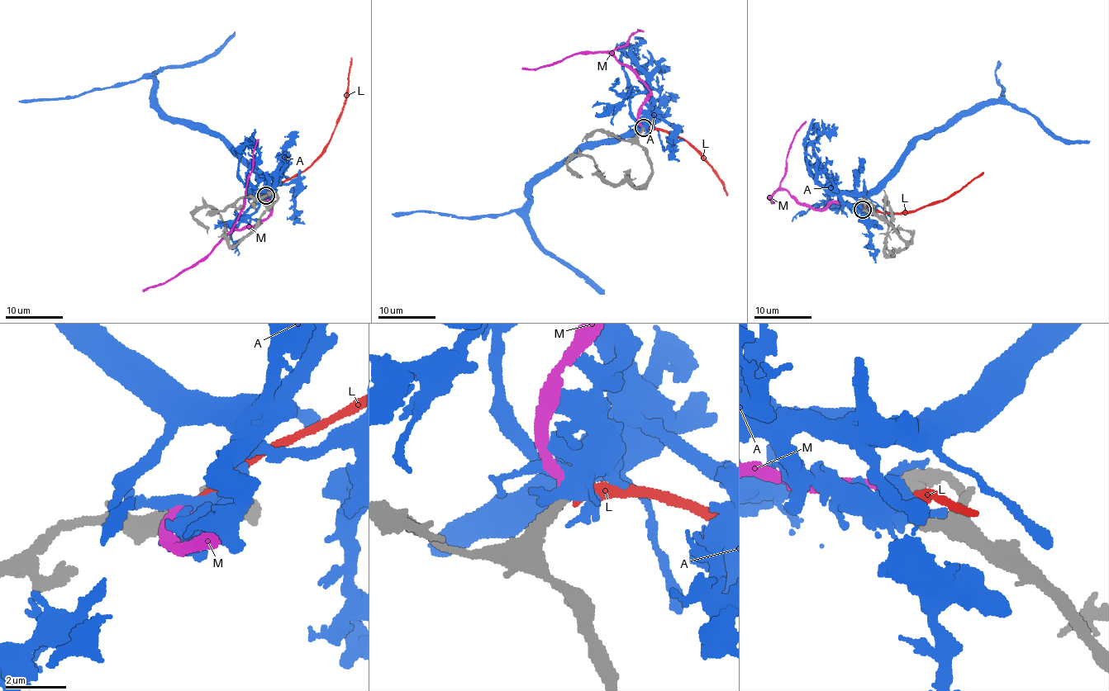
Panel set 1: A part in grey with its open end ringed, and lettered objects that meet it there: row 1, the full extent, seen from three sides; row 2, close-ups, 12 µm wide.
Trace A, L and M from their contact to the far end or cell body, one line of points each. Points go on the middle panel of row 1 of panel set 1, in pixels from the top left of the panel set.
A: (643, 128), (654, 101), (653, 114), (625, 133), (581, 146), (509, 212), (392, 215)
L: (643, 128), (671, 132), (699, 153), (728, 194)
M: (643, 127), (639, 108), (650, 92), (647, 85), (611, 54), (582, 52), (543, 67), (522, 68)

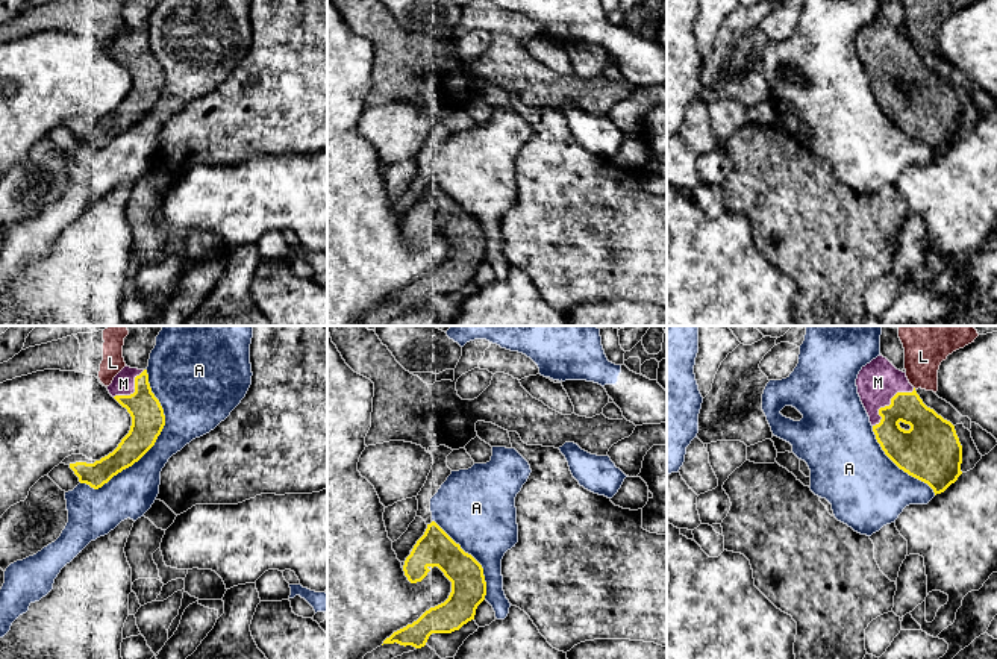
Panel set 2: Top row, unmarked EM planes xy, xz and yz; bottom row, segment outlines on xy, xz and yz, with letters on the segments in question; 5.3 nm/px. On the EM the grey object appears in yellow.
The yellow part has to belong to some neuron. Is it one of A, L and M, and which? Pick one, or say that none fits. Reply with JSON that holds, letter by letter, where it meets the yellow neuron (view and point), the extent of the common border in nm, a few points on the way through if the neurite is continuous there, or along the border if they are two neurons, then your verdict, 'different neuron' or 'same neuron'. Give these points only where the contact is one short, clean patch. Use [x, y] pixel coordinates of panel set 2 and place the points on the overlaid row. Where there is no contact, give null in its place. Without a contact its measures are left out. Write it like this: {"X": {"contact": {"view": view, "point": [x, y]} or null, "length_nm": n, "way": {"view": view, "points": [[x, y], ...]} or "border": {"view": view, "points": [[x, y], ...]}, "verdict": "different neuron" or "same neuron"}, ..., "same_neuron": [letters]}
{"A": {"contact": {"view": "xy", "point": [153, 444]}, "length_nm": 700, "verdict": "different neuron"}, "L": {"contact": null, "verdict": "different neuron"}, "M": {"contact": {"view": "yz", "point": [890, 405]}, "length_nm": 300, "verdict": "same neuron"}, "same_neuron": ["M"]}

